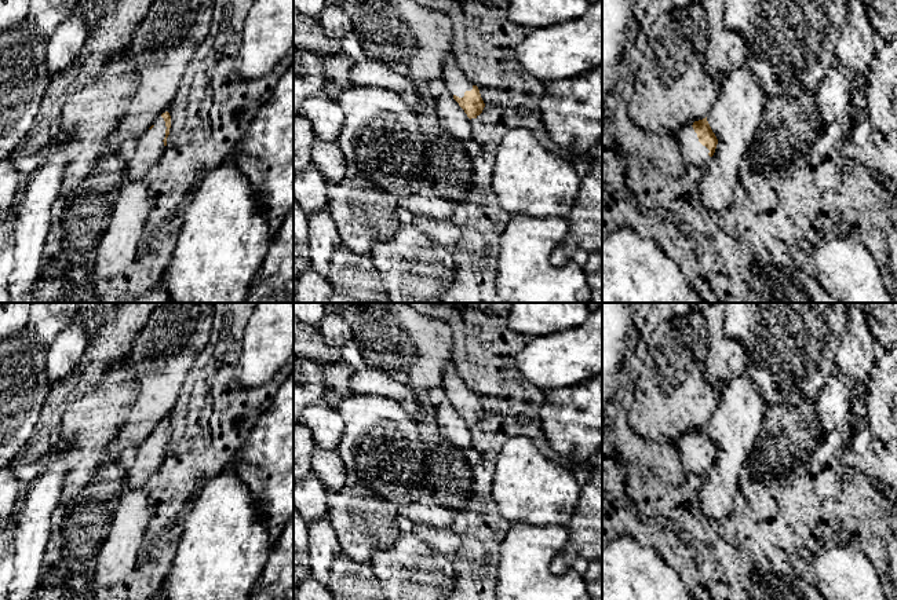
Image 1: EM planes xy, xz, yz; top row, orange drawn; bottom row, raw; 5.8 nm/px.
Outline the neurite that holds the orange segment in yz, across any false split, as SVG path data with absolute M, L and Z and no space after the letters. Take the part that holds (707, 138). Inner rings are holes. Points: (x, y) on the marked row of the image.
M707 117L682 127L678 131L678 142L682 164L677 171L686 171L689 165L705 168L718 144Z

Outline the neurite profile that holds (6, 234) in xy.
M0 224L0 303L10 303L8 277L14 267L14 231Z

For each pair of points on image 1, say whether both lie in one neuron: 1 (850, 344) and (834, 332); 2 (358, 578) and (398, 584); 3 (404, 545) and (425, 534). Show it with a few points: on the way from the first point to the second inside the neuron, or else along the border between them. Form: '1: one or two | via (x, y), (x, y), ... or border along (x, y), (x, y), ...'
1: two | border along (843, 335), (835, 347)
2: two | border along (369, 564), (380, 585)
3: two | border along (412, 531), (436, 551), (445, 555)

